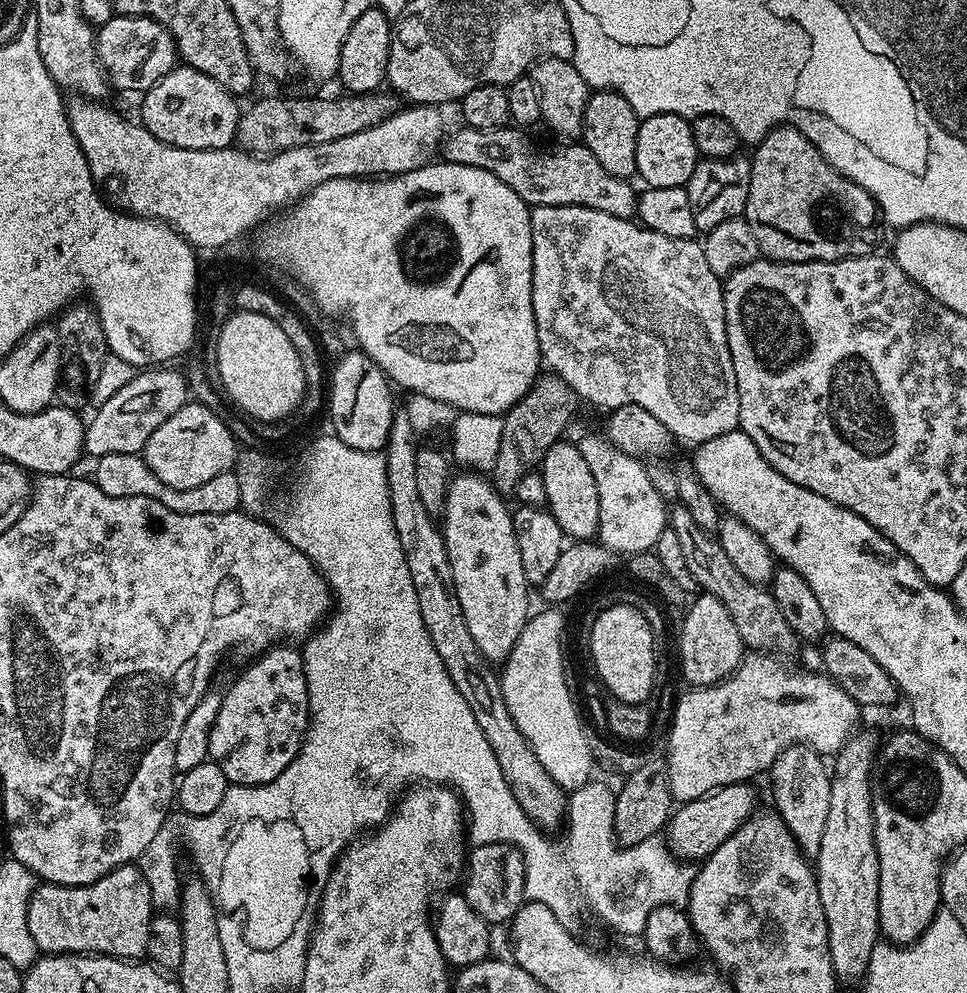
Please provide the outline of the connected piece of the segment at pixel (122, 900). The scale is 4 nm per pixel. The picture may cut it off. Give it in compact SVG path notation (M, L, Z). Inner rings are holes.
M135 863L124 864L110 874L98 878L98 882L67 888L61 884L41 883L32 892L28 903L26 922L30 938L44 954L95 954L115 956L118 960L139 961L148 951L150 922L154 915L152 887Z

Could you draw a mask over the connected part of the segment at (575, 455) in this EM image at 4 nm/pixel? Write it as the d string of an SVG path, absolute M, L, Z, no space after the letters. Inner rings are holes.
M558 442L546 450L538 471L542 474L542 482L546 482L547 509L564 531L565 537L576 542L588 542L600 530L600 495L594 482L594 474L590 474L590 466L586 466L586 458L582 458L579 447L575 443Z

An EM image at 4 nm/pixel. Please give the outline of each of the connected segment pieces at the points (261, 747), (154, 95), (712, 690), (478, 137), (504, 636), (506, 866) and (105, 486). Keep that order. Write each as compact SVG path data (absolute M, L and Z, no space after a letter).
M277 646L255 657L244 673L237 675L226 688L224 701L213 729L209 732L210 760L222 768L232 786L251 786L274 782L300 752L300 745L308 733L308 687L304 673L304 658L292 646Z
M177 66L170 74L163 76L160 81L147 92L143 93L140 104L140 116L143 127L154 134L162 142L166 142L175 148L189 148L190 150L202 150L203 148L226 148L236 140L236 125L238 123L237 97L226 91L214 78L202 74L198 70L187 66Z
M749 651L741 660L740 664L729 676L720 681L719 684L711 684L708 688L693 687L692 692L688 692L676 704L676 709L672 712L672 733L668 736L668 756L666 755L666 767L668 770L668 785L672 791L672 799L676 802L687 802L689 800L697 800L703 796L709 796L710 793L716 792L719 788L725 788L731 784L743 784L745 782L755 781L755 776L759 772L767 773L771 769L772 764L778 758L778 754L782 754L782 750L786 750L792 744L805 744L807 748L813 748L815 752L821 754L835 754L840 751L840 747L848 741L849 736L857 731L856 719L862 712L861 705L854 702L854 698L850 698L850 694L846 694L846 690L842 690L837 686L835 680L827 674L816 672L799 672L796 668L787 668L783 659L777 658L771 654L763 652Z
M460 126L457 132L447 133L442 156L444 152L443 159L447 163L474 166L494 174L494 178L506 182L529 206L586 206L623 220L636 216L637 189L632 189L625 177L610 174L583 143L569 143L572 144L569 148L556 148L547 156L520 132L523 131L512 126L490 130Z
M472 470L461 472L461 476L453 475L449 479L448 496L444 499L442 509L442 535L450 562L450 574L458 594L458 606L462 606L462 618L466 618L466 627L470 629L470 638L474 638L474 646L478 646L485 660L503 662L508 659L510 650L514 650L514 642L518 642L518 634L522 634L524 623L528 621L530 585L522 570L522 554L518 554L512 512L504 501L507 499L497 492L495 484L487 475Z
M478 844L467 853L462 877L462 895L489 926L507 925L525 903L526 866L512 844Z
M110 453L99 457L95 464L94 483L111 496L154 498L158 502L162 502L162 506L166 506L178 514L226 514L237 511L241 507L242 486L235 471L232 470L214 474L214 478L210 478L210 482L202 482L202 486L194 486L194 490L174 490L174 486L166 486L166 482L162 482L158 478L158 474L154 474L150 470L150 466L140 454Z

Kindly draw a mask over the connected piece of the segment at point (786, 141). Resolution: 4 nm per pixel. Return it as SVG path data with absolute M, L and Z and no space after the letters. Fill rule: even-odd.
M777 126L755 145L751 153L750 194L742 219L748 223L761 253L769 260L810 262L845 260L847 256L866 256L876 240L878 209L870 193L850 178L836 172L820 151L797 128Z

